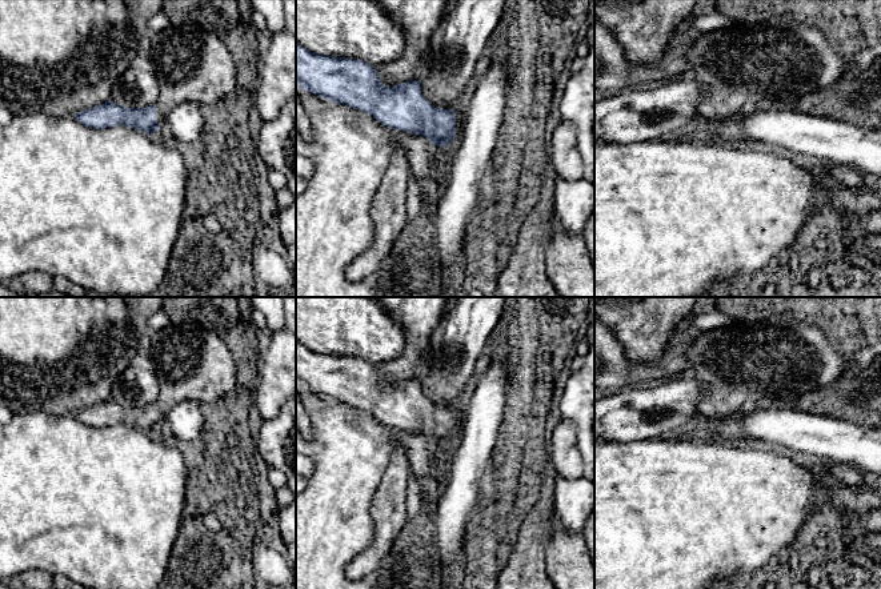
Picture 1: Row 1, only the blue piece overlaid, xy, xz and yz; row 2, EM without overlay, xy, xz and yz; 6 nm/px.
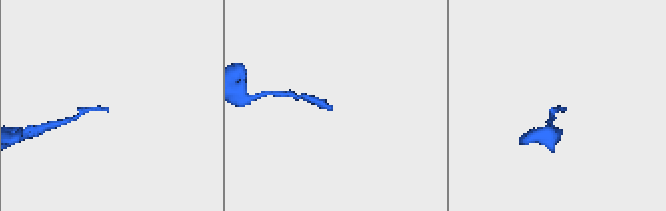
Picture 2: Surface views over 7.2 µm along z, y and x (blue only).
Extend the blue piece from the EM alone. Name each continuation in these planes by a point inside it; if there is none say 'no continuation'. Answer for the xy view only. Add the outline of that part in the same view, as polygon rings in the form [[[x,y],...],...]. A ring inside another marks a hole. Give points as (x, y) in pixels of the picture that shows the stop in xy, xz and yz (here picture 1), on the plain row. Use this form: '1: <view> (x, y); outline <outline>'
1: xy (192, 364); outline [[[169,324],[151,337],[148,365],[160,385],[155,401],[160,425],[179,402],[212,402],[236,389],[235,358],[217,333],[193,324]]]

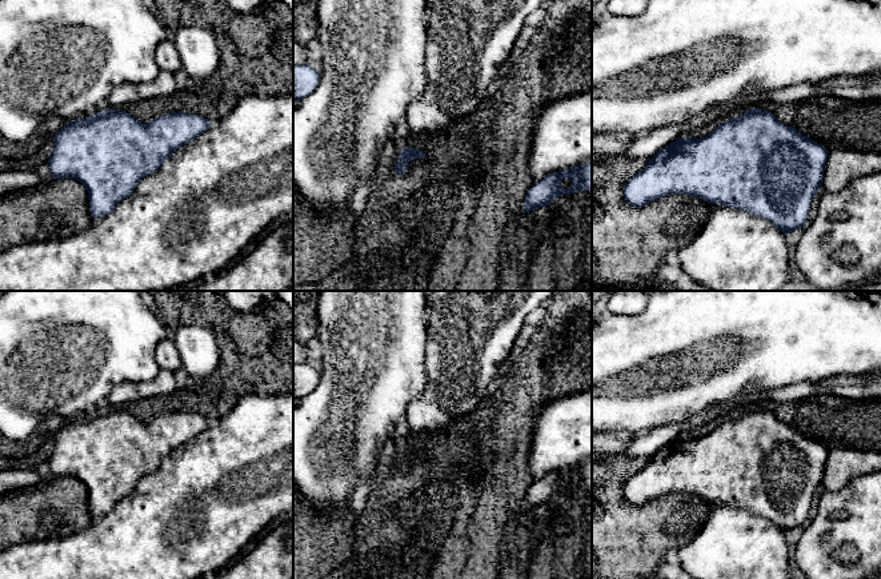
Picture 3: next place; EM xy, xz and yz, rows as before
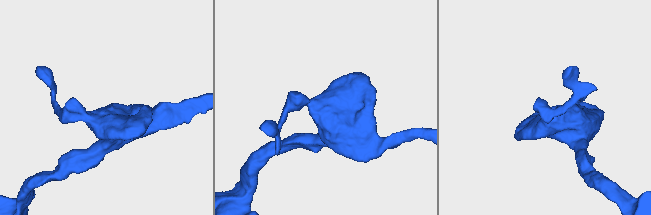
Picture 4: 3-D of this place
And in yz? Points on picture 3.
no continuation

